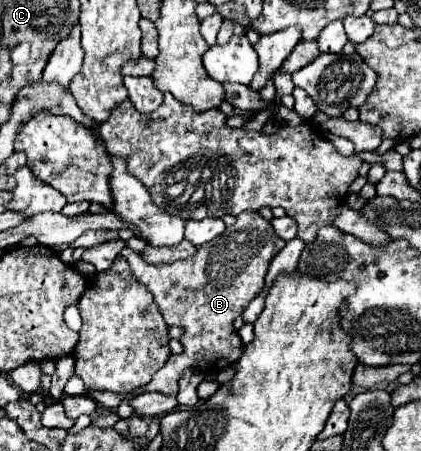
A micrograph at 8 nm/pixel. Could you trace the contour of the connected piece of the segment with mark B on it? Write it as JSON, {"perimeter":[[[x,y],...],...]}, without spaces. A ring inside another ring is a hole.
{"perimeter":[[[242,212],[238,214],[236,224],[228,226],[218,238],[214,238],[214,242],[198,246],[194,258],[172,264],[146,264],[132,248],[122,248],[122,256],[128,260],[134,276],[152,292],[164,320],[184,328],[184,334],[180,336],[184,352],[170,356],[154,374],[152,382],[140,388],[138,394],[178,394],[178,380],[184,370],[216,372],[220,368],[234,366],[240,360],[244,354],[244,344],[232,322],[242,316],[248,302],[264,288],[268,266],[284,244],[286,242],[274,234],[272,224],[258,212]]]}

